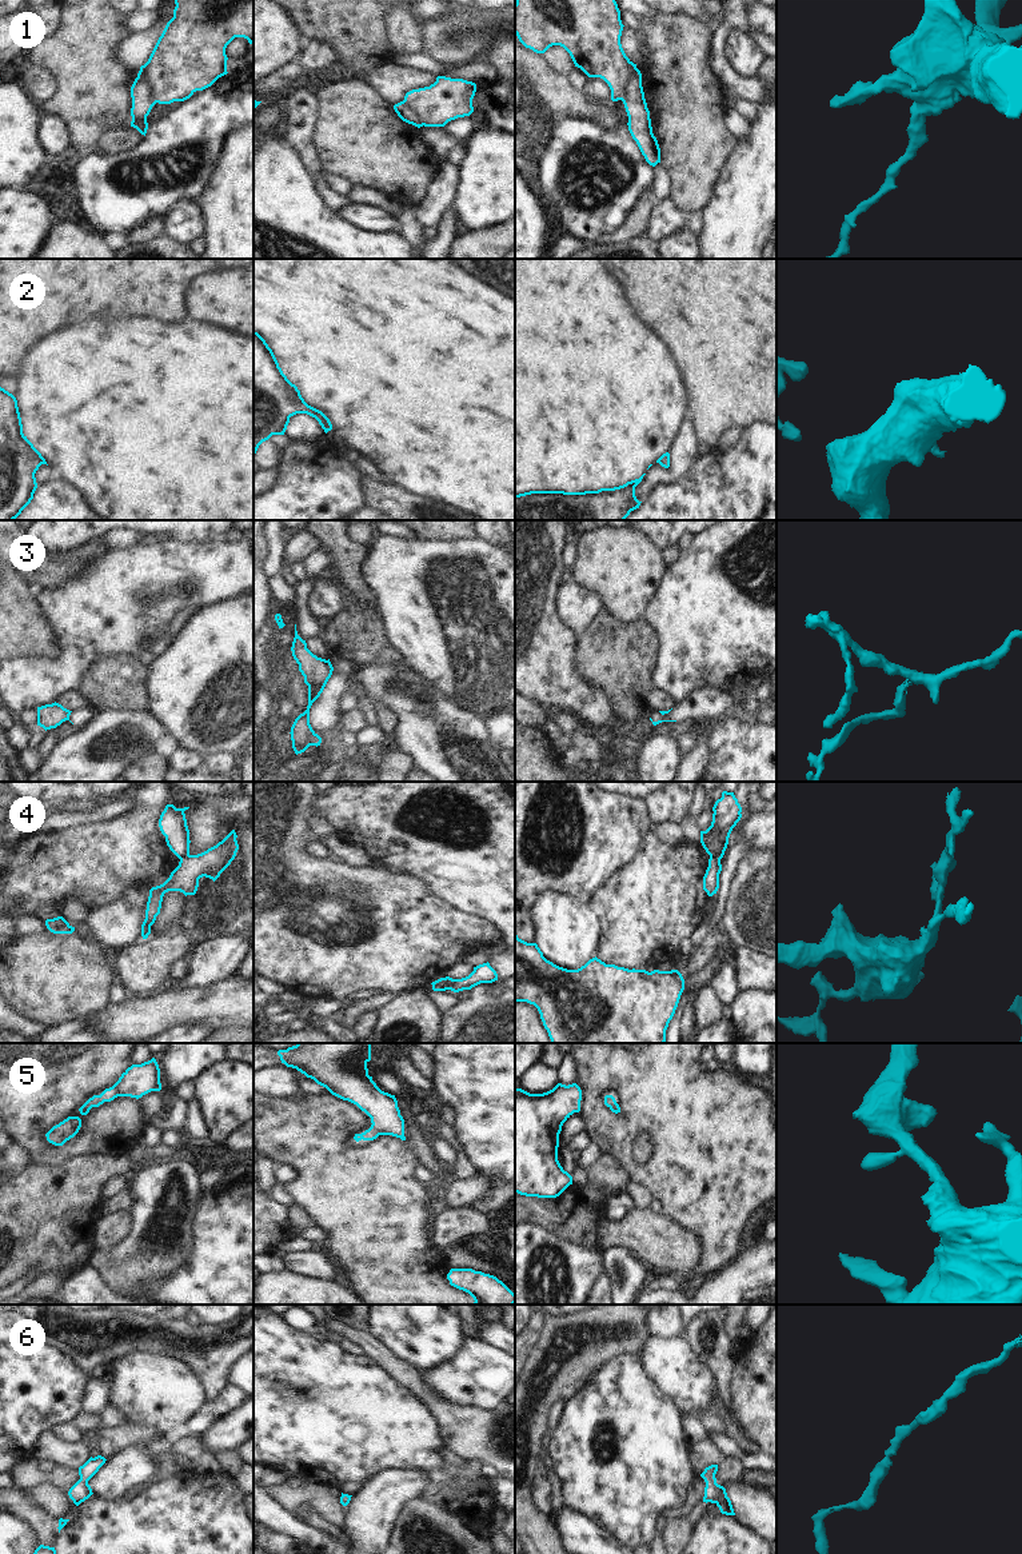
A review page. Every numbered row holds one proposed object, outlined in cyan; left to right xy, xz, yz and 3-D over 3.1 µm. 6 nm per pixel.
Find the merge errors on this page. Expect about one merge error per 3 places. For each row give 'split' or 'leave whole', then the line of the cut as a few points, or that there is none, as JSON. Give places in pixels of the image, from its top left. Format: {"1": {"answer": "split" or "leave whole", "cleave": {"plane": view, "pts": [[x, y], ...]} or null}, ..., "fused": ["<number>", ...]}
{"1": {"answer": "split", "cleave": {"plane": "xy", "pts": [[140, 68], [146, 75], [155, 103]]}}, "2": {"answer": "leave whole", "cleave": null}, "3": {"answer": "split", "cleave": {"plane": "xz", "pts": [[327, 660], [330, 676], [326, 680]]}}, "4": {"answer": "split", "cleave": {"plane": "xz", "pts": [[444, 978], [450, 989]]}}, "5": {"answer": "leave whole", "cleave": null}, "6": {"answer": "leave whole", "cleave": null}, "fused": ["1", "3", "4"]}

